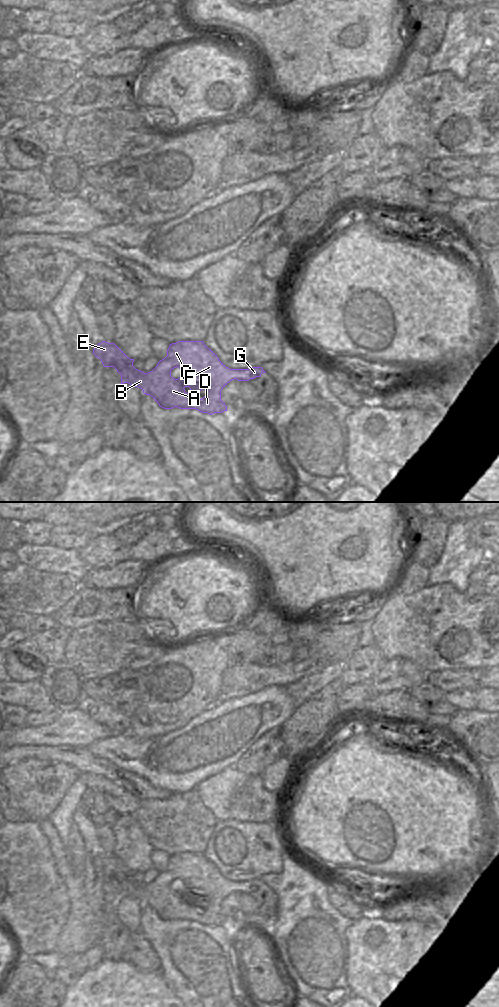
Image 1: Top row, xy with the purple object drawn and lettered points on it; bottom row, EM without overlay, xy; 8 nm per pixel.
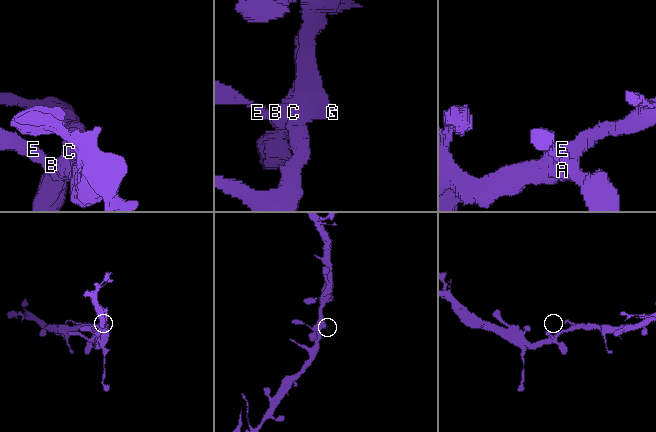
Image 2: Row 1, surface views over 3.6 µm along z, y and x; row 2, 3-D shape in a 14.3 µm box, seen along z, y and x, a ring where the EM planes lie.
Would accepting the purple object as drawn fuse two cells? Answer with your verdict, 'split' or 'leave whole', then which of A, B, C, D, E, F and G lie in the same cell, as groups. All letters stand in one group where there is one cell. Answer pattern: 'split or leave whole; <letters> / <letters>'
leave whole; A B C D E F G

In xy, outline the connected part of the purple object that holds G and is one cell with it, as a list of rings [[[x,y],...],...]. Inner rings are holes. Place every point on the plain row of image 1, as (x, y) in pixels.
[[[102,853],[95,858],[93,866],[98,869],[104,879],[114,879],[121,886],[121,896],[128,895],[150,907],[160,919],[172,921],[196,921],[210,927],[227,923],[227,918],[221,912],[221,902],[232,892],[249,893],[266,885],[262,879],[248,881],[230,881],[226,879],[217,867],[203,853],[178,853],[169,857],[167,868],[160,872],[150,884],[144,885],[133,878],[130,871],[117,857]],[[178,879],[183,886],[174,891],[171,882]]]

